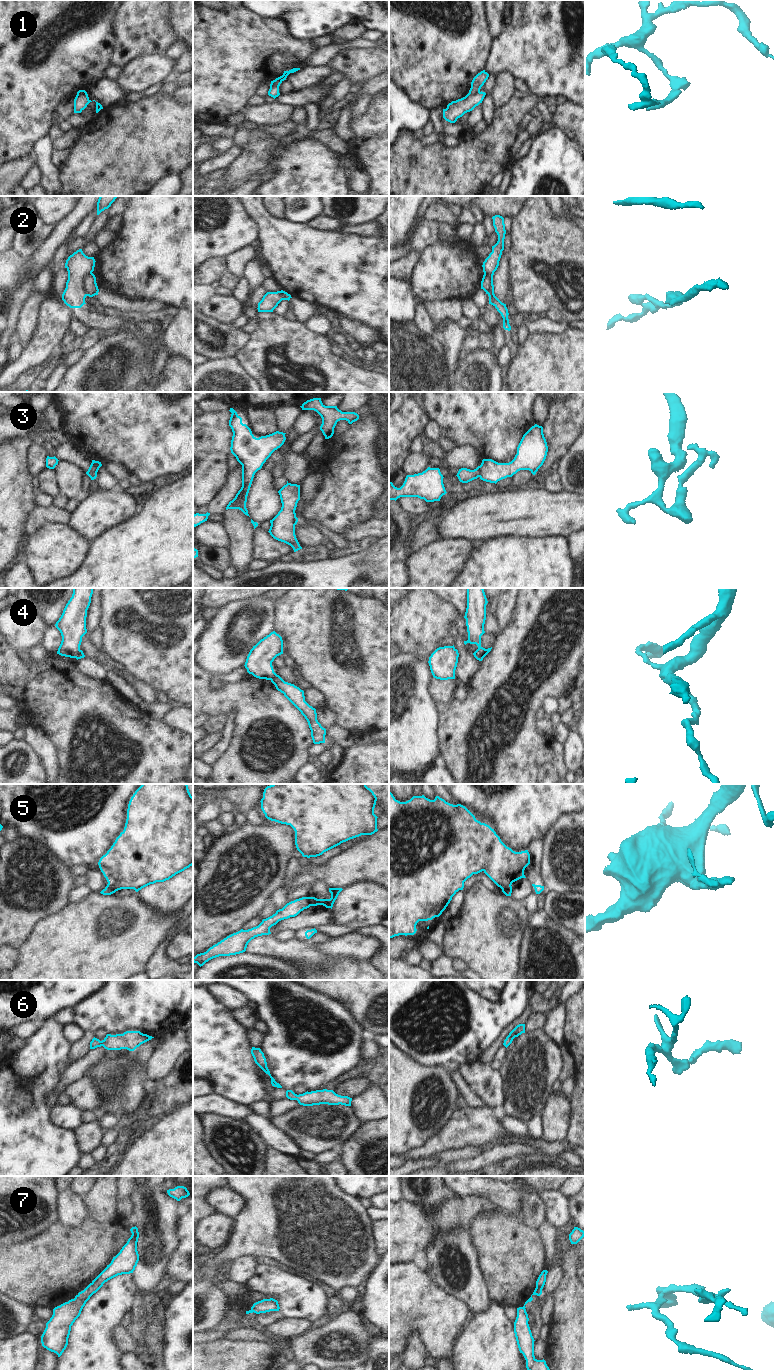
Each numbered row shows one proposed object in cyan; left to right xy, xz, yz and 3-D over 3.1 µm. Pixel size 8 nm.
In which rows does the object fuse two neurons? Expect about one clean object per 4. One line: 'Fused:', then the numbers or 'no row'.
Fused: 1, 2, 3, 4, 5, 7

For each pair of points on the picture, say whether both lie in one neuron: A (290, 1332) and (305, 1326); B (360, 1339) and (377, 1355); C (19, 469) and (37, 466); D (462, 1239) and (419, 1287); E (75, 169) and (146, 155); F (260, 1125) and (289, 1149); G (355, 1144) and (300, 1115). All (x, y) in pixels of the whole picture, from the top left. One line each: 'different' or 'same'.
A: same
B: different
C: different
D: different
E: same
F: same
G: different

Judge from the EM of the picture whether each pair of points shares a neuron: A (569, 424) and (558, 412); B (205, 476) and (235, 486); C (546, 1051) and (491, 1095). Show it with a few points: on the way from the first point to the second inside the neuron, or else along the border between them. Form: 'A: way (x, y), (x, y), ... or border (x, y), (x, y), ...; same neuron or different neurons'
A: way (567, 421), (561, 415); same neuron
B: border (228, 471), (225, 483), (210, 501); different neurons
C: border (498, 1071), (502, 1079), (504, 1105); different neurons

